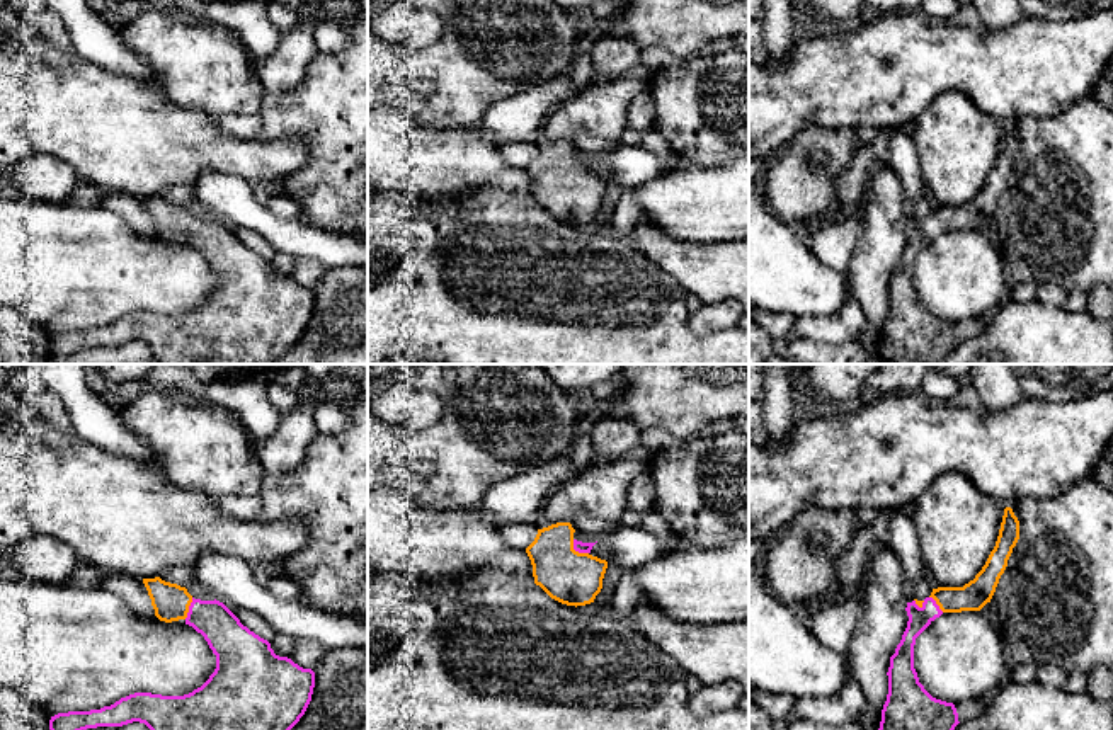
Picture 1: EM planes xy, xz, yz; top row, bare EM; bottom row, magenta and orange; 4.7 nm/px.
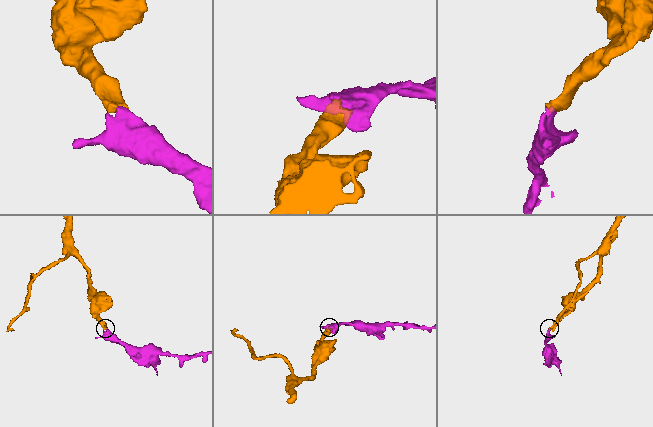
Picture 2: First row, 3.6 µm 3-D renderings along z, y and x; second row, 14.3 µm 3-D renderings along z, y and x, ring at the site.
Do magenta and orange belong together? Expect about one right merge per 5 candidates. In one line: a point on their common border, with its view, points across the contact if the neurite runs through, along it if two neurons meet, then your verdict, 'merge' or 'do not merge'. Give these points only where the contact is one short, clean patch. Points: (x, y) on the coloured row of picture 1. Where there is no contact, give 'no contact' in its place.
meets magenta in xz at (577, 550); merge

